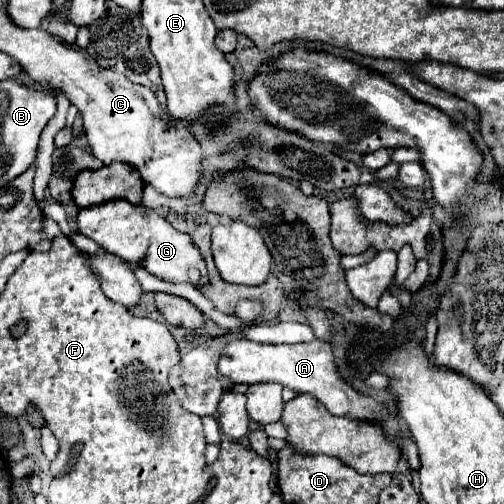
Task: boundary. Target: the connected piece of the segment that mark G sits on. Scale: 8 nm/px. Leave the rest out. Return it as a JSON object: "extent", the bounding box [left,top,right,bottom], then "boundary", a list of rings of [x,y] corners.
{"extent":[78,200,208,286],"boundary":[[[112,200],[112,202],[96,204],[90,208],[80,208],[78,210],[78,232],[92,238],[106,252],[130,264],[140,264],[152,276],[164,282],[172,282],[172,284],[190,282],[188,272],[190,268],[196,268],[200,272],[198,286],[208,286],[206,262],[198,246],[192,242],[192,236],[178,232],[168,220],[164,220],[156,212],[140,212],[140,206],[128,204],[124,200]]]}

